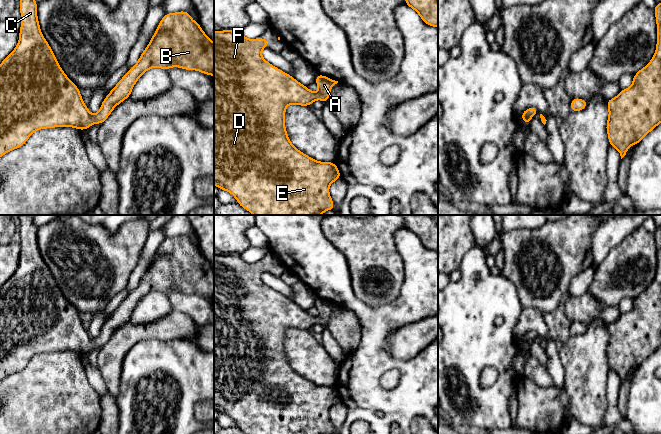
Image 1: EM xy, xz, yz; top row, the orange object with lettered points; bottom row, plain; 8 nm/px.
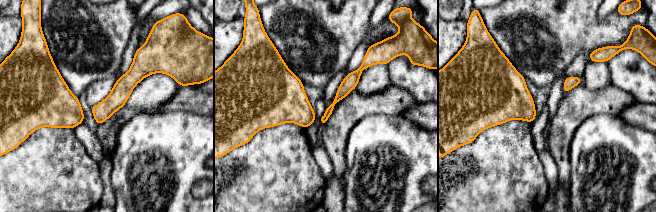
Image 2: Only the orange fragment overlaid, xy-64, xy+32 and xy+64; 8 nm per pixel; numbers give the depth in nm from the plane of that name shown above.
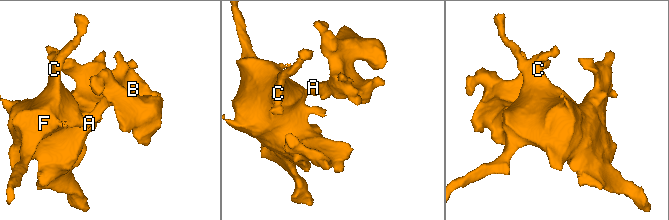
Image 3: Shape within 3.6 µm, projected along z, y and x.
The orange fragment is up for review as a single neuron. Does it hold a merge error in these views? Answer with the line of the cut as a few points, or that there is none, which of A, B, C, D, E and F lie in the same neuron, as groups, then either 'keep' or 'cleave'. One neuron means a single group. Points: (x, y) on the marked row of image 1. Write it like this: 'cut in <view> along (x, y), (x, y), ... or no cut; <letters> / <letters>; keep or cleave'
no cut; A B C D E F; keep

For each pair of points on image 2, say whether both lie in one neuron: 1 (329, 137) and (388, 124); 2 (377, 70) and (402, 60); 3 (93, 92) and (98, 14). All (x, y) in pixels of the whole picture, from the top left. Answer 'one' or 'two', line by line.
1: two
2: two
3: two

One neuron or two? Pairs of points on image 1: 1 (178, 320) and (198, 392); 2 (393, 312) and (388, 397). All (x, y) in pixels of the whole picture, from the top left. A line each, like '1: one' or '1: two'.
1: two
2: one

